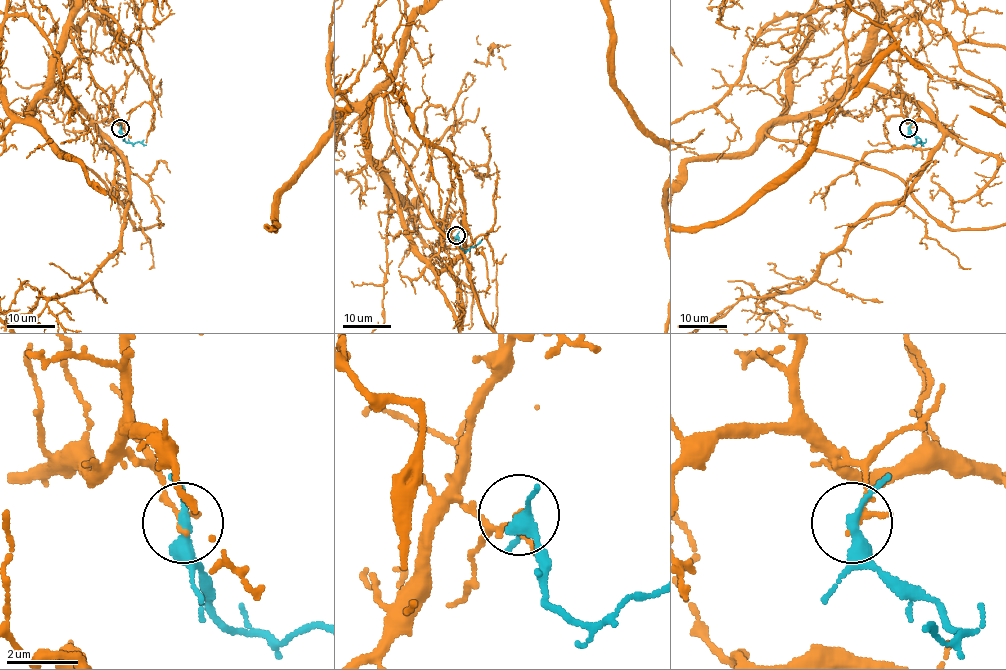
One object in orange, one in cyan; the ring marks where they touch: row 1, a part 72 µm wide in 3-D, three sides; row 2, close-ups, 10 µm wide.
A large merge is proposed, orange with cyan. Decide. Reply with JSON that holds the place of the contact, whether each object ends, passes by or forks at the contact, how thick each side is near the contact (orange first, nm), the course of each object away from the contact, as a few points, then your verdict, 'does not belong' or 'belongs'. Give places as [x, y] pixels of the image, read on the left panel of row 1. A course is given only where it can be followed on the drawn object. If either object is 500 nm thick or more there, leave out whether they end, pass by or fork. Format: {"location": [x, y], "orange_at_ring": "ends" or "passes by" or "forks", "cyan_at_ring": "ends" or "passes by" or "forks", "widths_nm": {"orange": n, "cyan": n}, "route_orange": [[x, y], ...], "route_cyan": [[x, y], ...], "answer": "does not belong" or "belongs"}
{"location": [120, 128], "orange_at_ring": "ends", "cyan_at_ring": "passes by", "widths_nm": {"orange": 160, "cyan": 280}, "route_cyan": [[120, 128], [128, 143], [140, 141], [146, 145]], "answer": "does not belong"}

